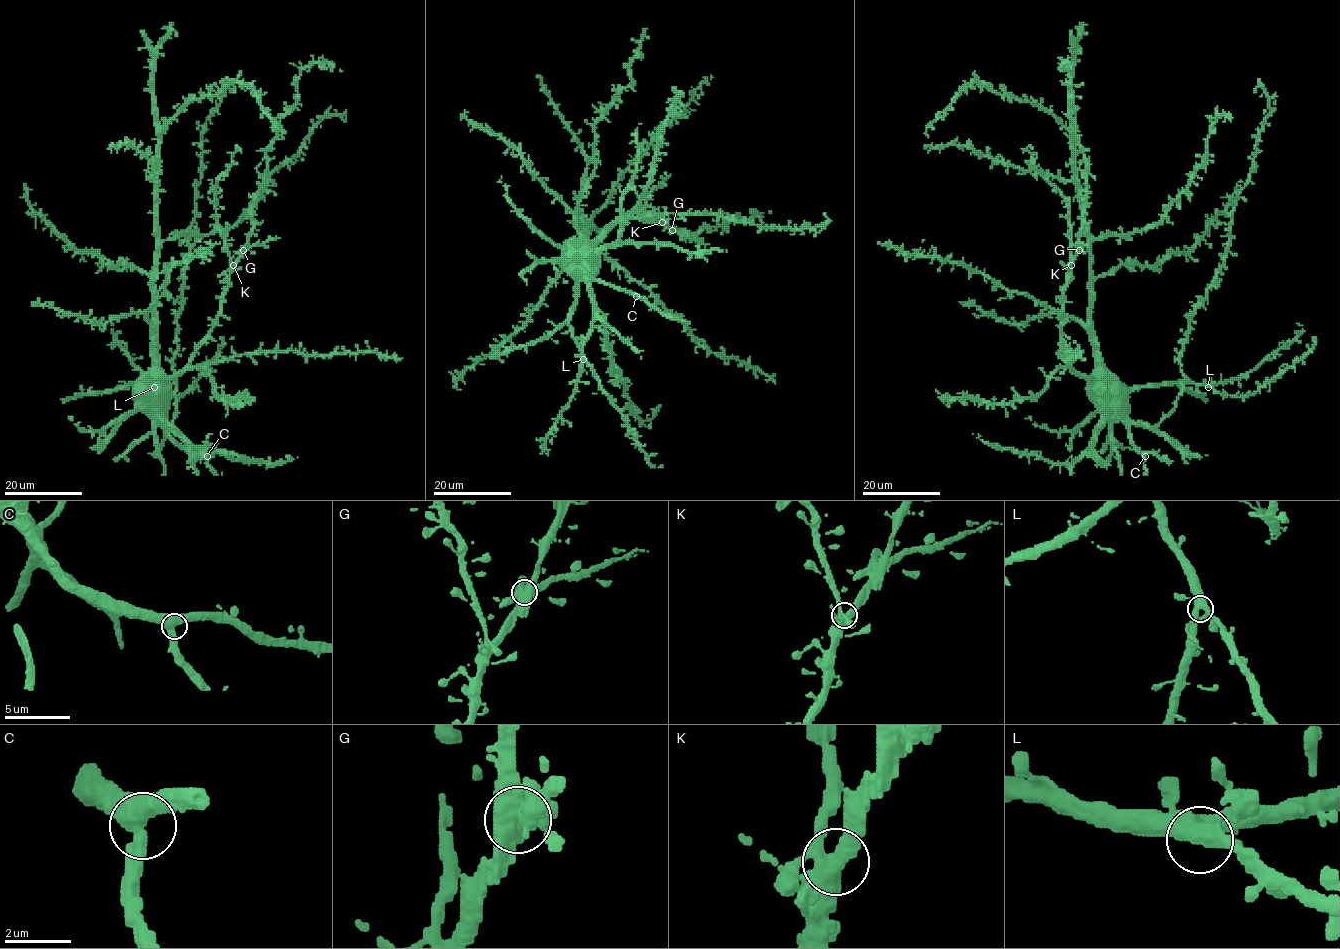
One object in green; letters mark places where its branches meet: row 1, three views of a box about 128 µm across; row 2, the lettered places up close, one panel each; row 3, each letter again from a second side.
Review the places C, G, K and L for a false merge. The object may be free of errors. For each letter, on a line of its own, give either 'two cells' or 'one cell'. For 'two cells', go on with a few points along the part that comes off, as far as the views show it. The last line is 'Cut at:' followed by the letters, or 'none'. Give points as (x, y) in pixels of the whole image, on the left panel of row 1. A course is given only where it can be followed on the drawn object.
C: one cell
G: two cells; foreign part runs (243, 250), (279, 237)
K: one cell
L: one cell
Cut at: G

